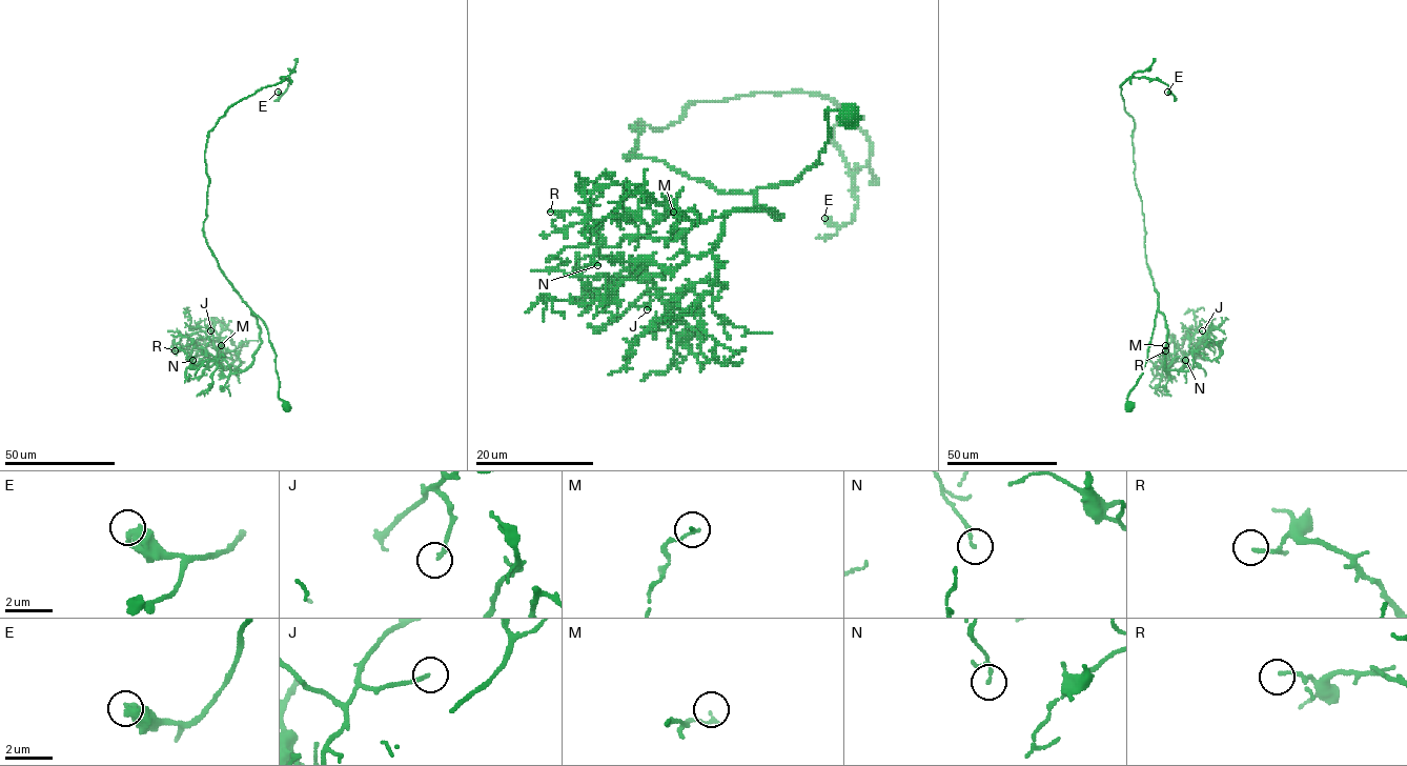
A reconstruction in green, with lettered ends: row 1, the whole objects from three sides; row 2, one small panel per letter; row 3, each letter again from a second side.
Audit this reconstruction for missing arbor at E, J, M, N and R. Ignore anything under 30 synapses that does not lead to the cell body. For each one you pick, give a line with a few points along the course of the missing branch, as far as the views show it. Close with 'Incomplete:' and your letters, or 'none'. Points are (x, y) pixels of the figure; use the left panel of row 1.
Incomplete: none

